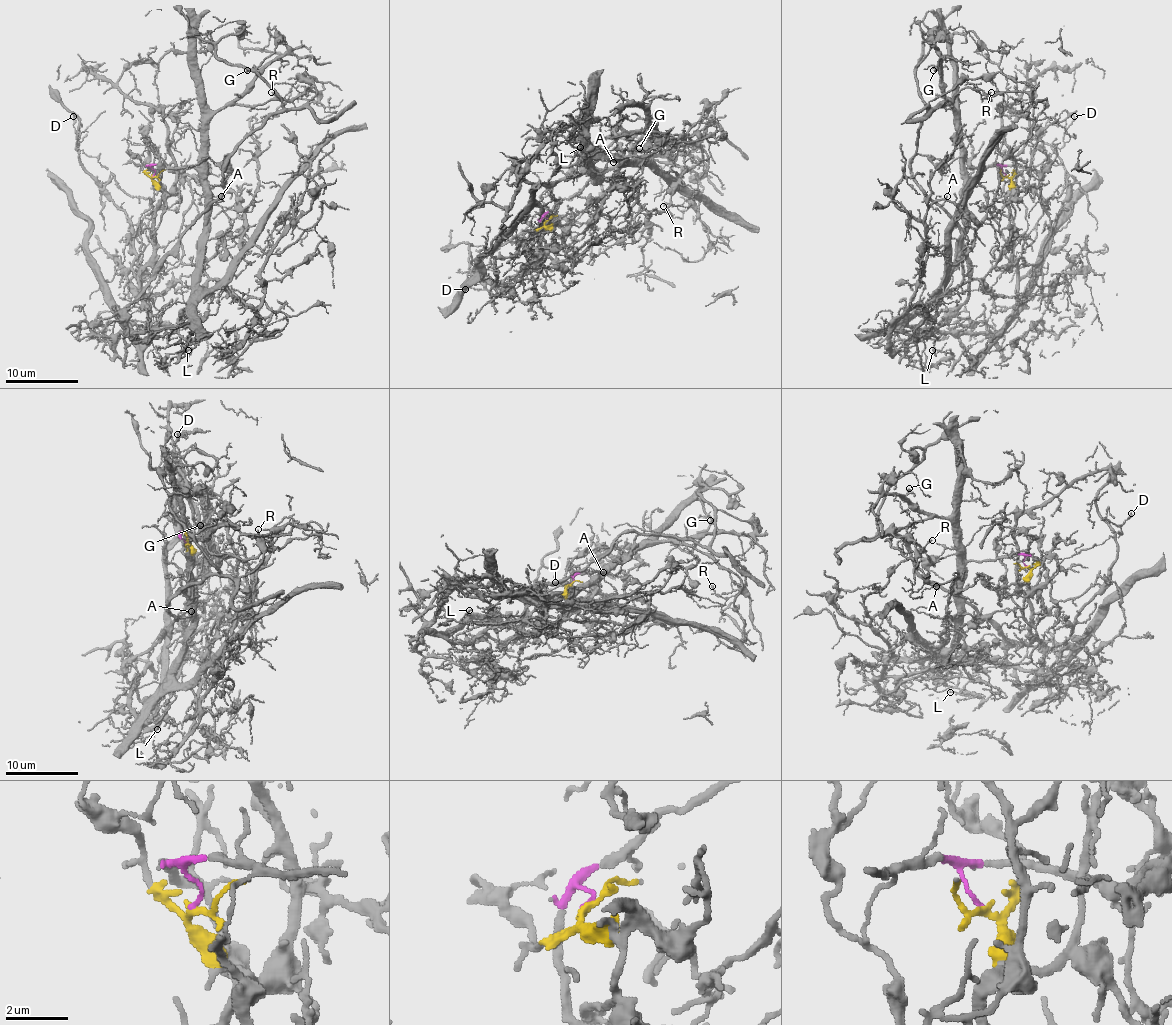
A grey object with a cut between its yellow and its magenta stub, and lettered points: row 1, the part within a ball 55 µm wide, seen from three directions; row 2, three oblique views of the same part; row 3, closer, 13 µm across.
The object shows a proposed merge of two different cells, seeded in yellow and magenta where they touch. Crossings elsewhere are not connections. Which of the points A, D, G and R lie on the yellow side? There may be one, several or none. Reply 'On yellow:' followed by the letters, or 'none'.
On yellow: D

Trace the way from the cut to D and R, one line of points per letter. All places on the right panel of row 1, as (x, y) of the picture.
D: (1006, 176), (1013, 260), (1022, 276), (1049, 249), (1066, 191), (1066, 169), (1057, 152), (1073, 116)
R: (1006, 174), (998, 165), (964, 165), (962, 129), (949, 105), (944, 105), (966, 87), (991, 100), (991, 92)

